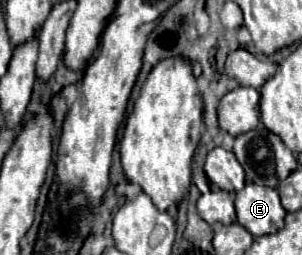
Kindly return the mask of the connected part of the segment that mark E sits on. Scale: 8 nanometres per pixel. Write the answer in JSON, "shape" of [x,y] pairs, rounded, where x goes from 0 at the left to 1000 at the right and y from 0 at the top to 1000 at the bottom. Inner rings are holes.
{"shape":[[[815,722],[781,761],[781,839],[788,871],[834,925],[881,925],[934,902],[947,824],[927,800],[914,737]]]}

